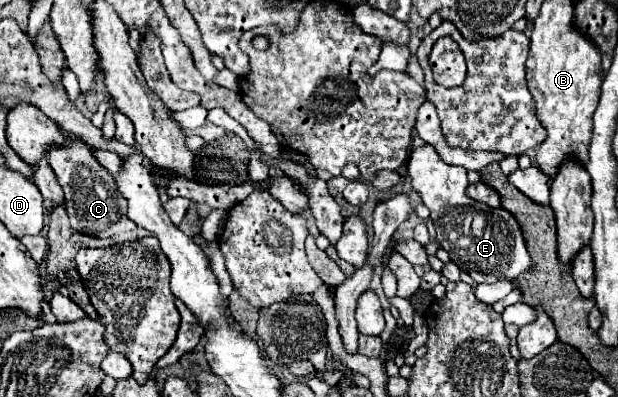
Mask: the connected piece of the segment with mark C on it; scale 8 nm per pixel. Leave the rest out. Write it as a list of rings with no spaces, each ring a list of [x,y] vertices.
[[[65,136],[61,148],[49,148],[49,164],[65,192],[65,206],[73,230],[97,238],[109,238],[137,228],[133,220],[125,216],[125,198],[117,192],[113,174],[99,164],[83,140]]]

